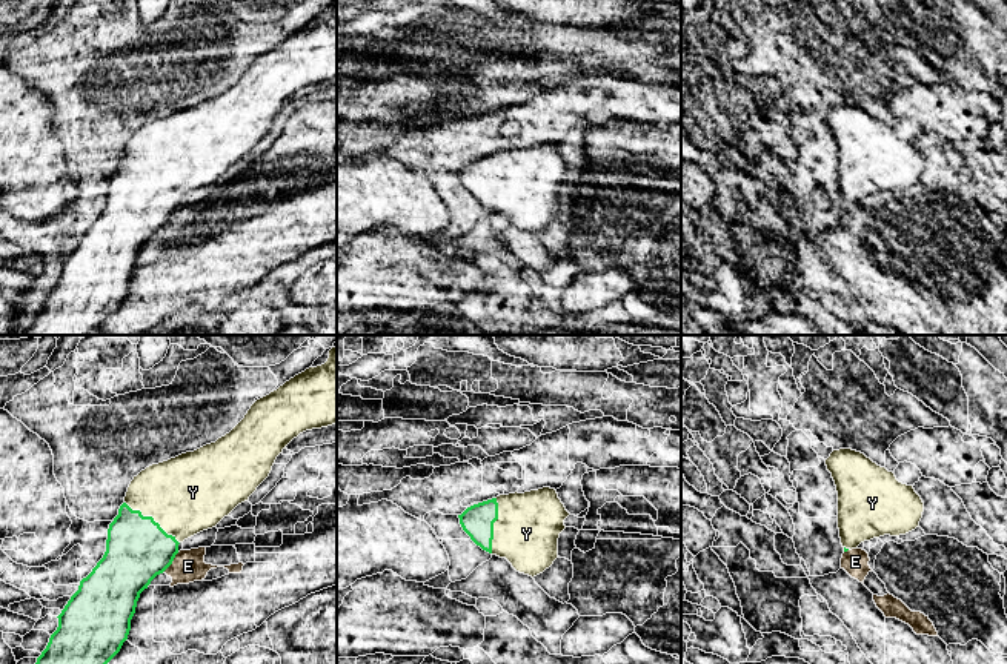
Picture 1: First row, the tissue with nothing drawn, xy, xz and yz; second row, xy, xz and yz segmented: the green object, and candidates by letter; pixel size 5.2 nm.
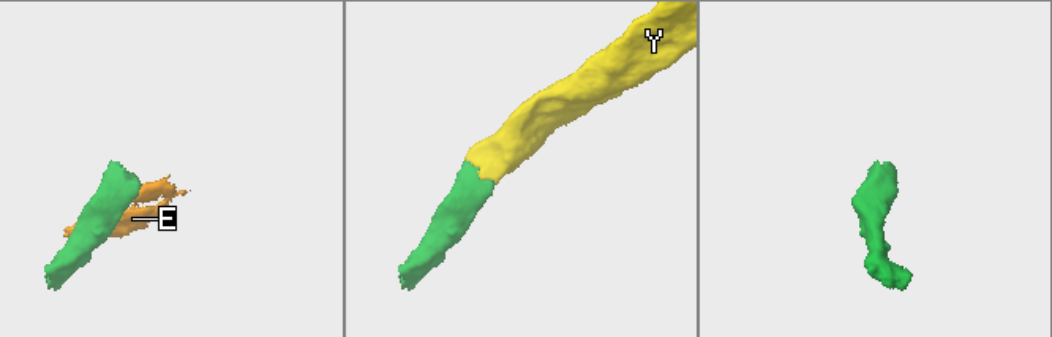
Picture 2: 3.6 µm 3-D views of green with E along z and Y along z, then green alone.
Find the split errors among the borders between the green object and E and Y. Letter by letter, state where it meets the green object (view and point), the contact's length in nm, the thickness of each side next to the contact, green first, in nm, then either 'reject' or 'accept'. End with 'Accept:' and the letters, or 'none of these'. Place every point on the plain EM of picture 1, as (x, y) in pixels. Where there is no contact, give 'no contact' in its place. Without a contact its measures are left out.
E: meets green in xy at (172, 215); contact 130 nm long; 340 nm thick on the green side, 170 nm on the other; reject
Y: meets green in xy at (152, 174); contact 360 nm long; 340 nm thick on the green side, 420 nm on the other; accept
Accept: Y

